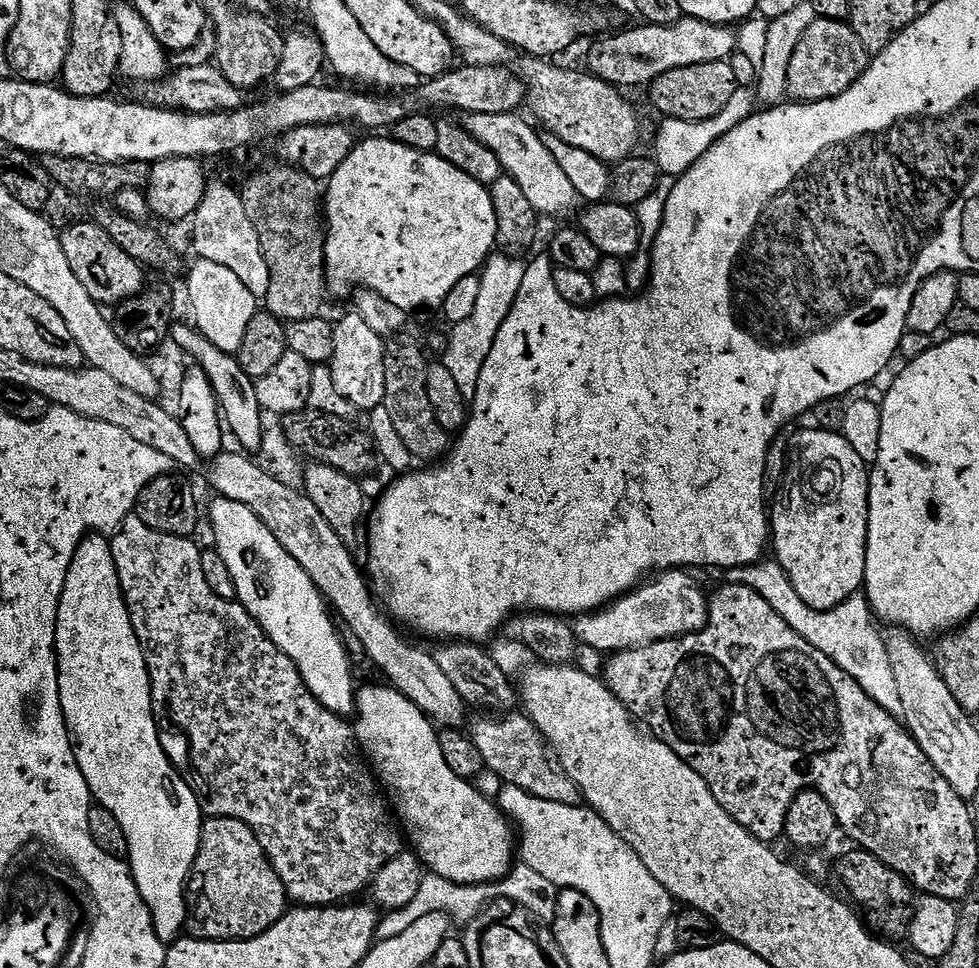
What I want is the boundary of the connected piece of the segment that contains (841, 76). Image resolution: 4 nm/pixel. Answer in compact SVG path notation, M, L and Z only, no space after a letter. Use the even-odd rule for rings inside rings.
M817 18L810 30L802 34L802 42L790 62L788 96L796 102L829 100L840 96L850 90L858 78L862 78L869 63L870 54L866 46L858 42L858 34L854 34L851 23Z

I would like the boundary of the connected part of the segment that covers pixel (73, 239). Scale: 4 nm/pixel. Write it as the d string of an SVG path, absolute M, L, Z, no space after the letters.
M85 222L75 224L60 232L62 250L66 254L66 262L70 262L70 270L78 274L78 282L86 286L86 294L94 298L101 306L119 306L124 301L134 298L145 291L145 269L99 223Z

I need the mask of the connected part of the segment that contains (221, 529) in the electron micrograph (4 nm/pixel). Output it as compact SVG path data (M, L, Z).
M216 496L213 501L212 509L209 512L207 509L206 516L207 519L208 516L212 519L212 532L216 535L214 551L220 555L222 562L226 562L226 567L234 578L236 600L259 622L274 646L278 646L278 650L282 650L282 654L286 654L286 658L290 658L294 666L298 666L298 674L302 674L310 694L314 694L314 698L318 698L318 702L326 706L326 710L345 718L351 717L356 711L358 691L357 685L352 685L352 661L348 659L348 652L344 649L337 621L314 582L310 582L310 574L306 574L306 570L302 570L302 566L298 566L298 562L294 562L290 554L286 554L282 542L274 538L262 518L258 518L258 514L250 510L250 506L242 506L242 502L228 500L224 496Z

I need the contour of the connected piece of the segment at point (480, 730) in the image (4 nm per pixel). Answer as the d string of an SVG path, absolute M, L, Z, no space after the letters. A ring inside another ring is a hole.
M508 712L503 720L482 718L475 722L470 735L482 756L484 767L500 776L502 782L518 790L526 790L534 798L546 798L546 802L562 802L562 806L580 804L580 788L564 772L560 761L550 751L548 741L536 729L536 723L527 714Z

